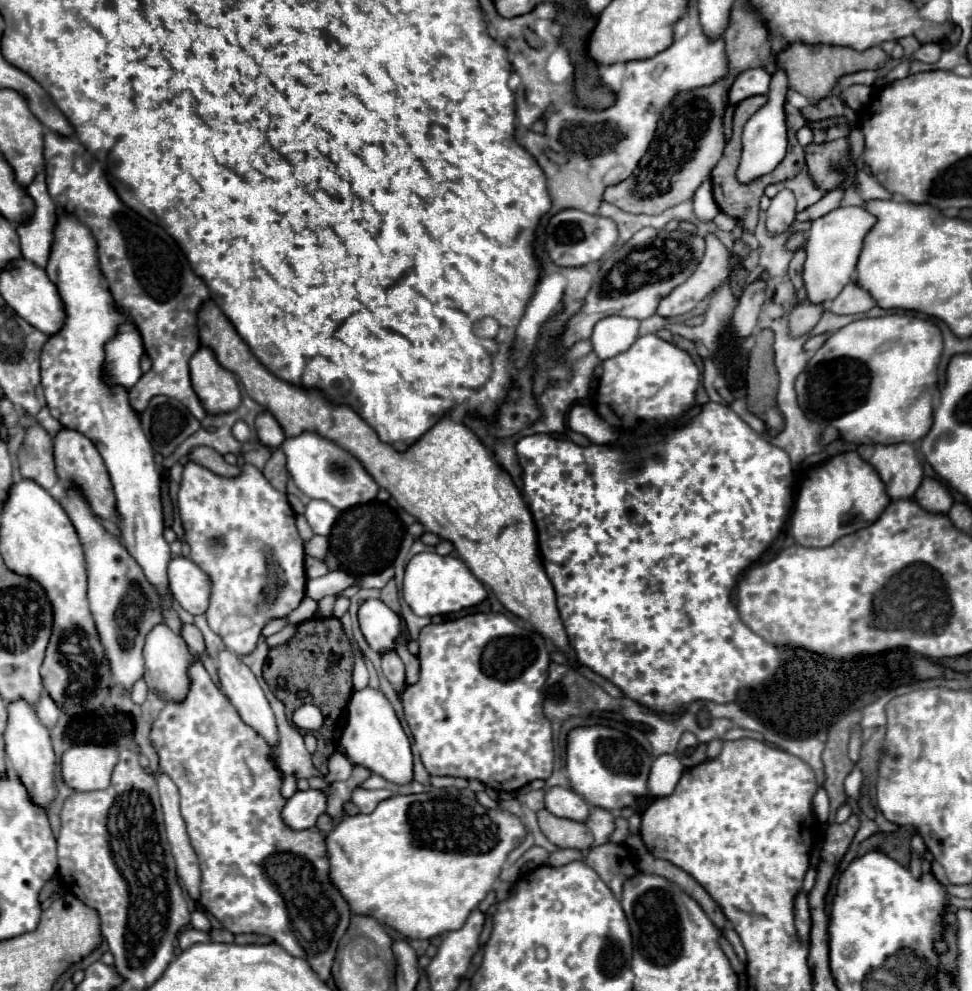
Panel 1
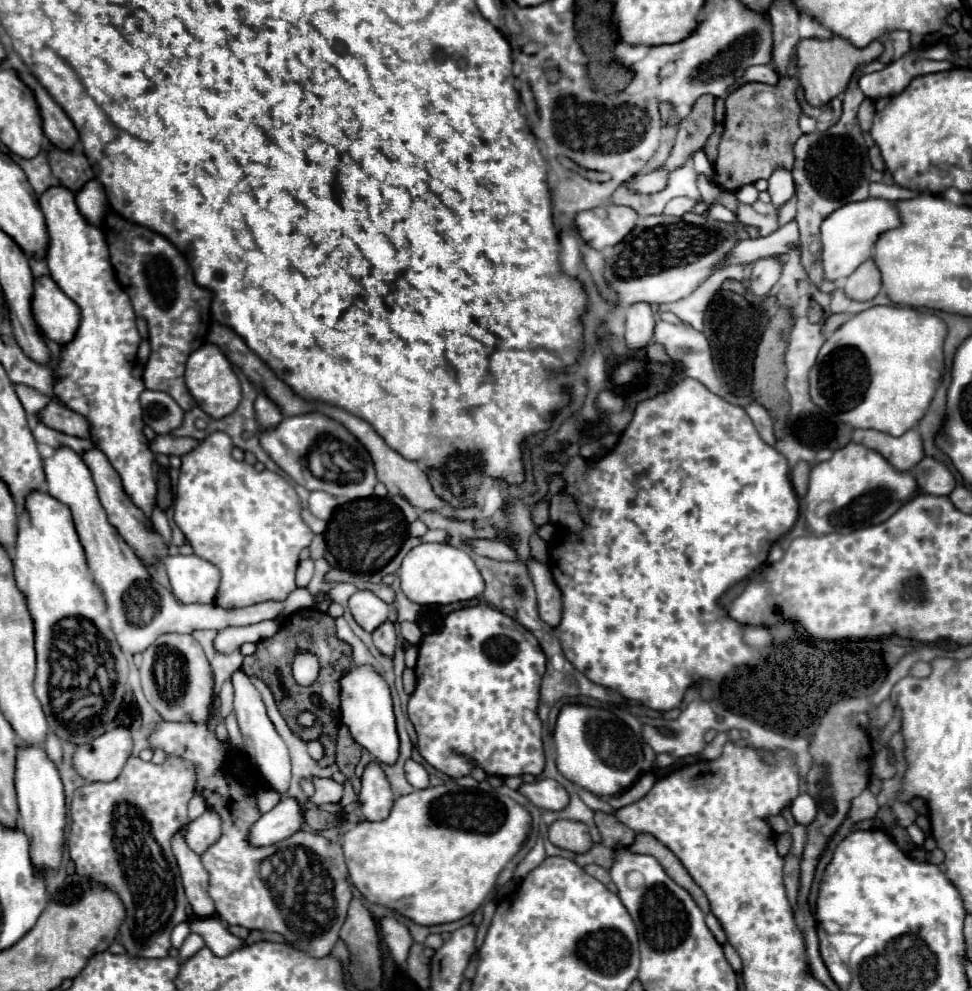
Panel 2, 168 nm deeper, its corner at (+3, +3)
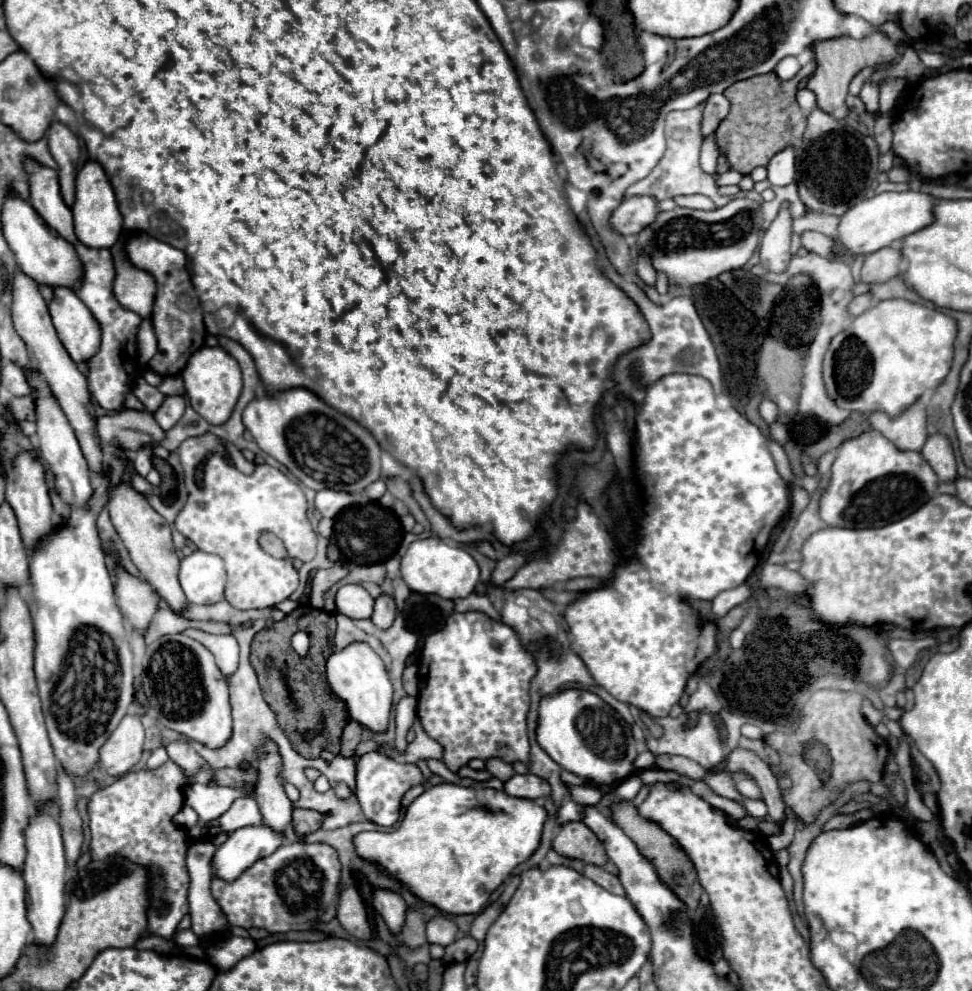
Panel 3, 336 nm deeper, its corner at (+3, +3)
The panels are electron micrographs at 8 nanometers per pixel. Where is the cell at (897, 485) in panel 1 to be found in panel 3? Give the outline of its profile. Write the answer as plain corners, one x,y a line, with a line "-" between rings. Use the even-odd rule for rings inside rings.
920,399
896,419
888,419
888,415
884,415
880,411
872,413
870,427
874,431
880,431
900,451
920,451
928,439
926,411
924,411
924,403

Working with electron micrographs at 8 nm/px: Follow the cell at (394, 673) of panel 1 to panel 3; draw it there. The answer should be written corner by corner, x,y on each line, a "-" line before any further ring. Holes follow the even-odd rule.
388,595
378,597
376,603
374,603
372,623
374,623
378,629
388,629
388,627
392,627
394,619
396,619
396,605
394,605
394,601
392,601

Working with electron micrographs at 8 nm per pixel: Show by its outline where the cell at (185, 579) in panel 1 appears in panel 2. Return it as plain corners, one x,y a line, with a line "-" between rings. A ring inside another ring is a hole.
176,555
164,559
172,593
182,603
214,603
220,571
198,555

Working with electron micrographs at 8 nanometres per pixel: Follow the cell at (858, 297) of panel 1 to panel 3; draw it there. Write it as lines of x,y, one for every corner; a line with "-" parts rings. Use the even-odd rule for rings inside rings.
884,247
866,257
860,271
860,279
862,283
868,283
868,285
888,283
890,279
898,277
900,267
902,267
902,255
898,247

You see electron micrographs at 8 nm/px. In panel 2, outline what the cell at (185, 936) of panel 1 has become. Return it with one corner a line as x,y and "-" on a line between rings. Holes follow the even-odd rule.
190,933
184,945
180,947
180,959
190,959
192,955
196,955
196,951
200,951
200,947
204,947
204,939
196,933

